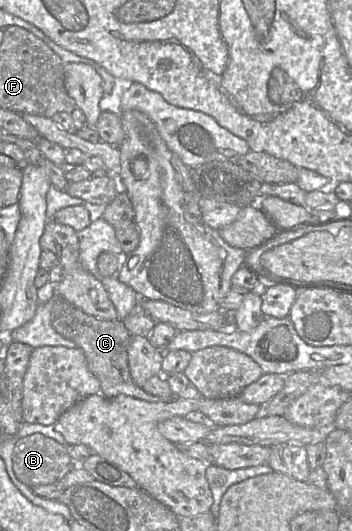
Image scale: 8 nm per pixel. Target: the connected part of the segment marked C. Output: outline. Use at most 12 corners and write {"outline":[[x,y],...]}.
{"outline":[[56,293],[51,324],[83,351],[105,398],[145,392],[128,366],[131,334],[97,319]]}

